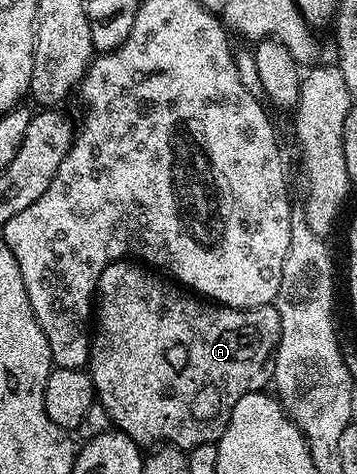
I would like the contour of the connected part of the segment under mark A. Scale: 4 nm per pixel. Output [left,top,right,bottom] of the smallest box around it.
[86,261,279,453]

